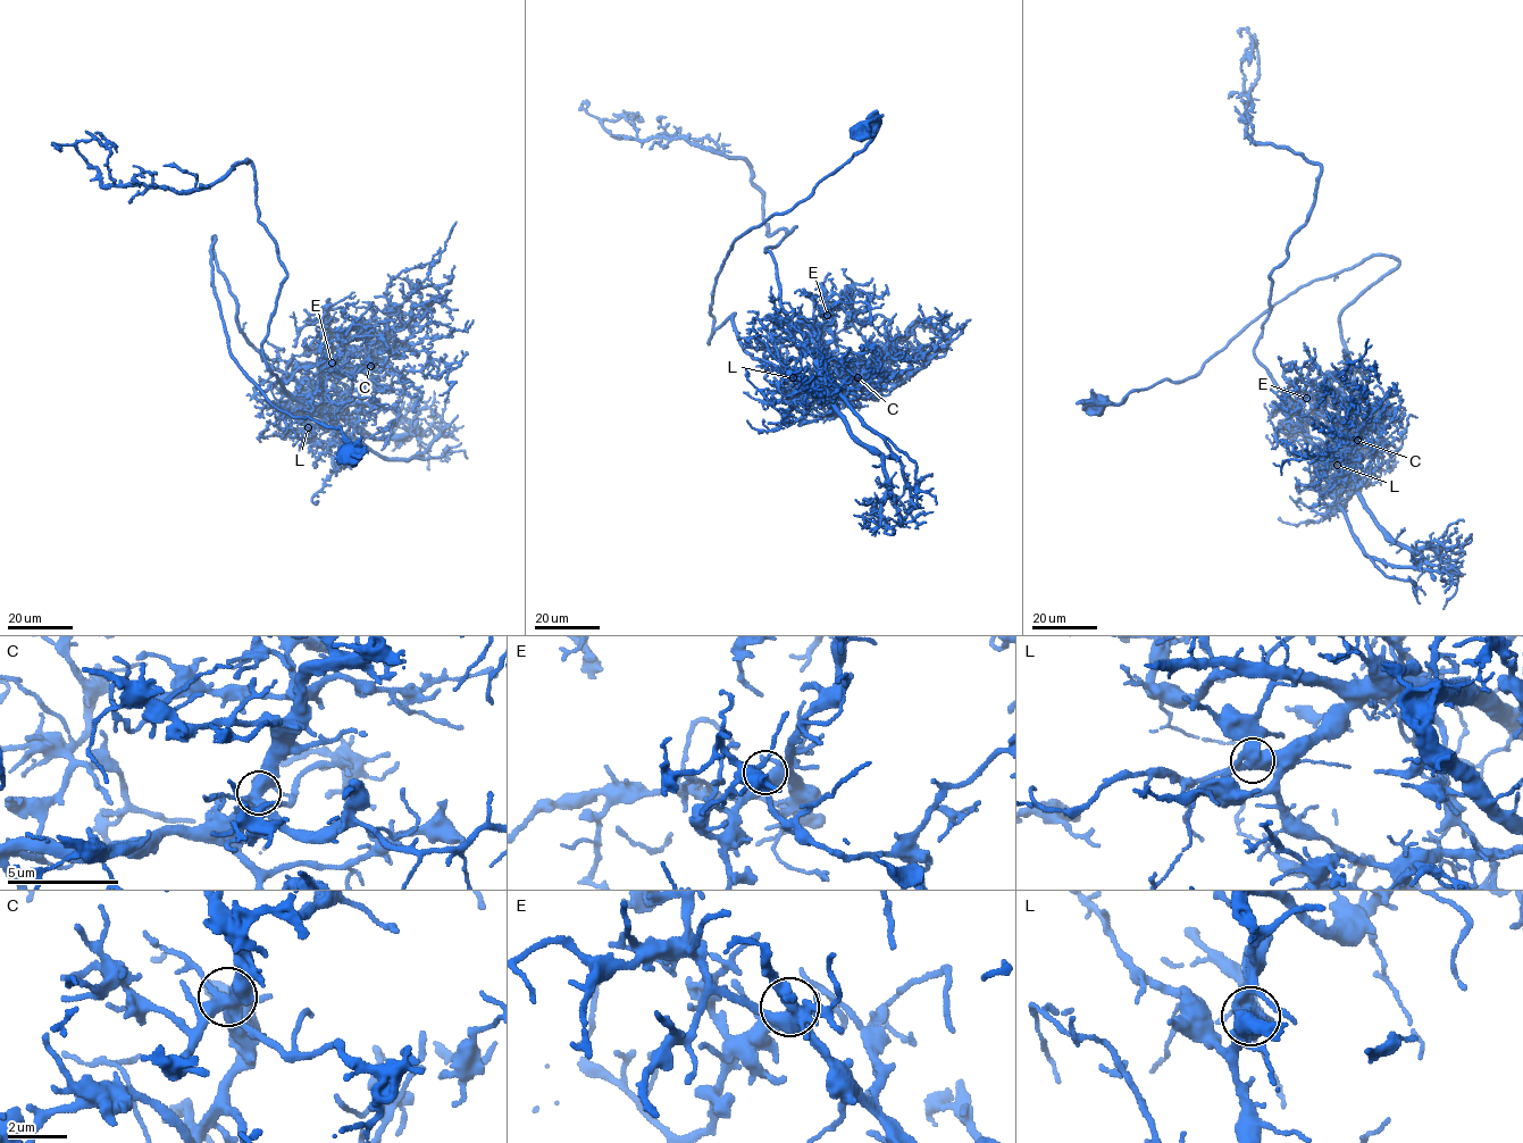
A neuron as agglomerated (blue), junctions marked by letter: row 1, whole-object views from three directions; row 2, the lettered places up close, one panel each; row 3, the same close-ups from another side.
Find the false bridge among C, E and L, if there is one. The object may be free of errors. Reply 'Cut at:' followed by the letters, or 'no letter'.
Cut at: L

